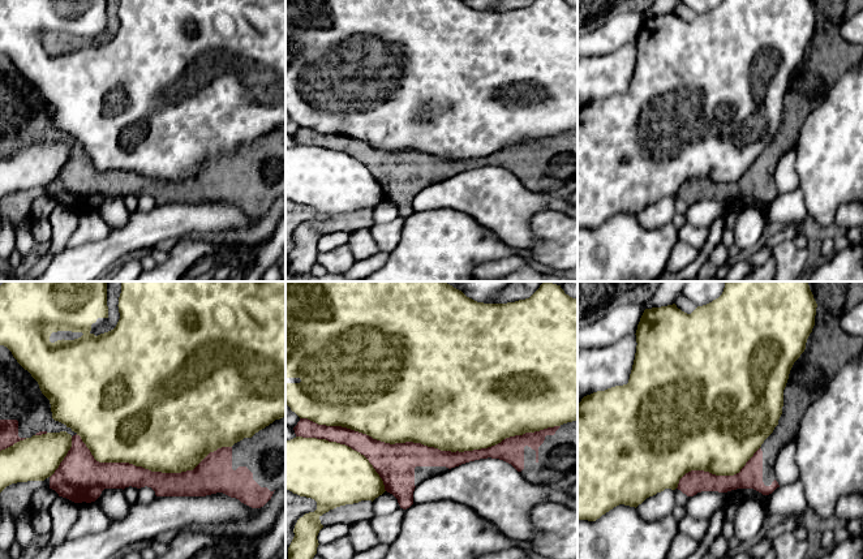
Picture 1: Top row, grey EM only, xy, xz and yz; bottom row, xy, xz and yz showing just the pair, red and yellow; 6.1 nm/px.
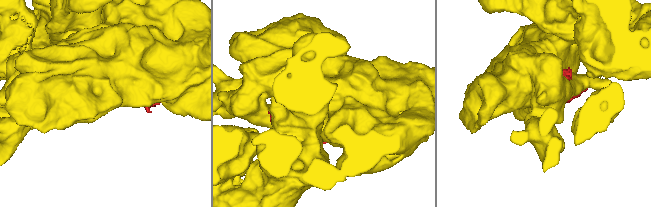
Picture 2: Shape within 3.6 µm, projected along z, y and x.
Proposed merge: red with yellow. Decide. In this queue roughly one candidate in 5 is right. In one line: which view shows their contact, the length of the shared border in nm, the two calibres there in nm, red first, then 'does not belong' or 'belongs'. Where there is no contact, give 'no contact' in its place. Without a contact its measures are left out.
xz | 1600 nm | 240/480 nm | does not belong

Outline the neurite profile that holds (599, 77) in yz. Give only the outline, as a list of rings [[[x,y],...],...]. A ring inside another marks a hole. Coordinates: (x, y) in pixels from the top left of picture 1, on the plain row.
[[[630,42],[607,55],[578,57],[578,99],[587,104],[627,93],[636,53],[636,43]]]

